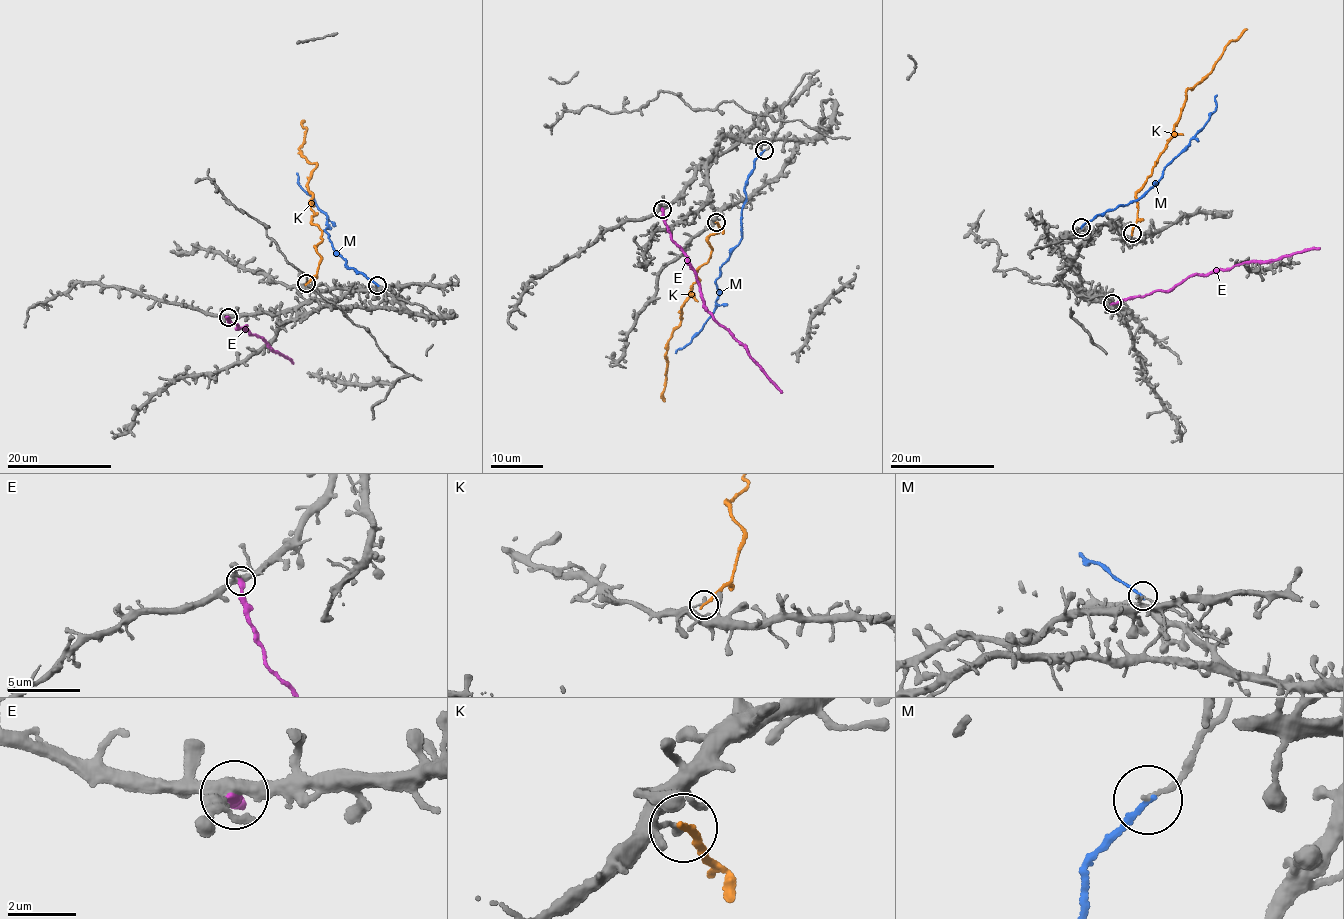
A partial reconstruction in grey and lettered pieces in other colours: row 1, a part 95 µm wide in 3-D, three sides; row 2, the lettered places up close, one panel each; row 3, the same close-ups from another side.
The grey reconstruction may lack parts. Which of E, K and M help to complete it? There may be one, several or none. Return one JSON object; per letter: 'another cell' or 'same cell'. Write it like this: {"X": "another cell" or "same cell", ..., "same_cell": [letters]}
{"E": "another cell", "K": "another cell", "M": "same cell", "same_cell": ["M"]}

